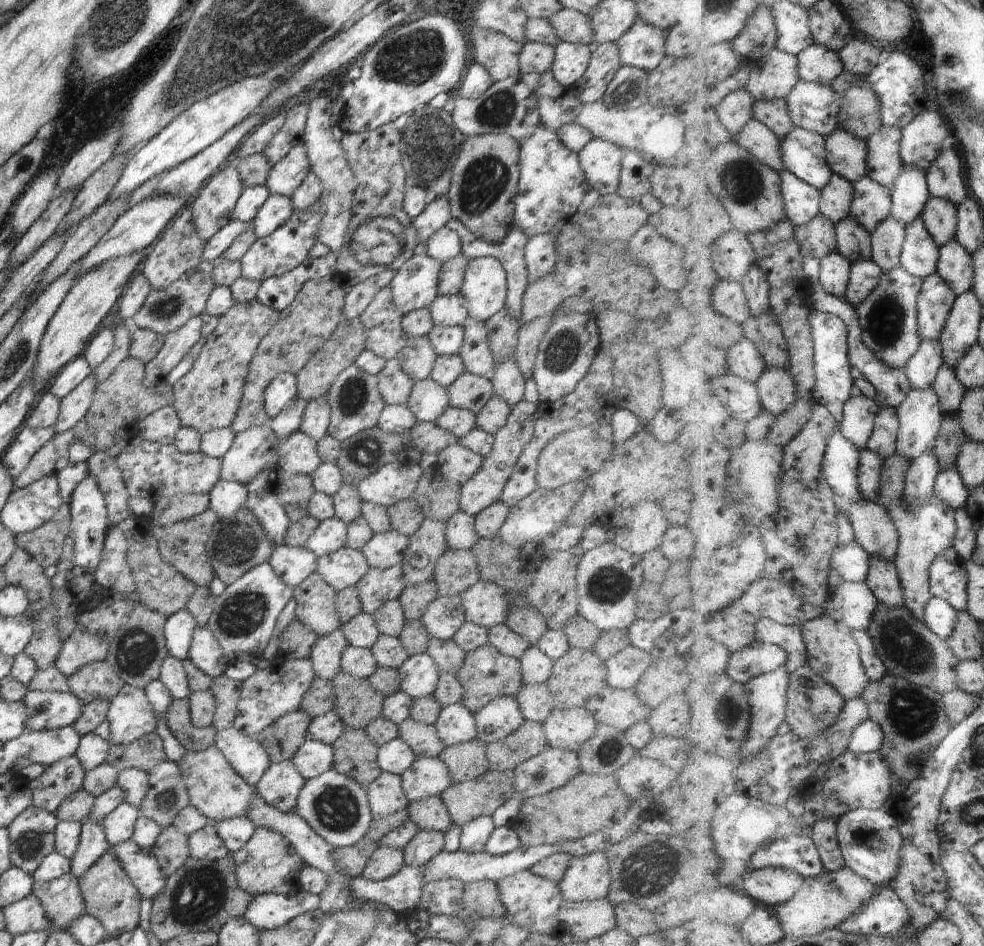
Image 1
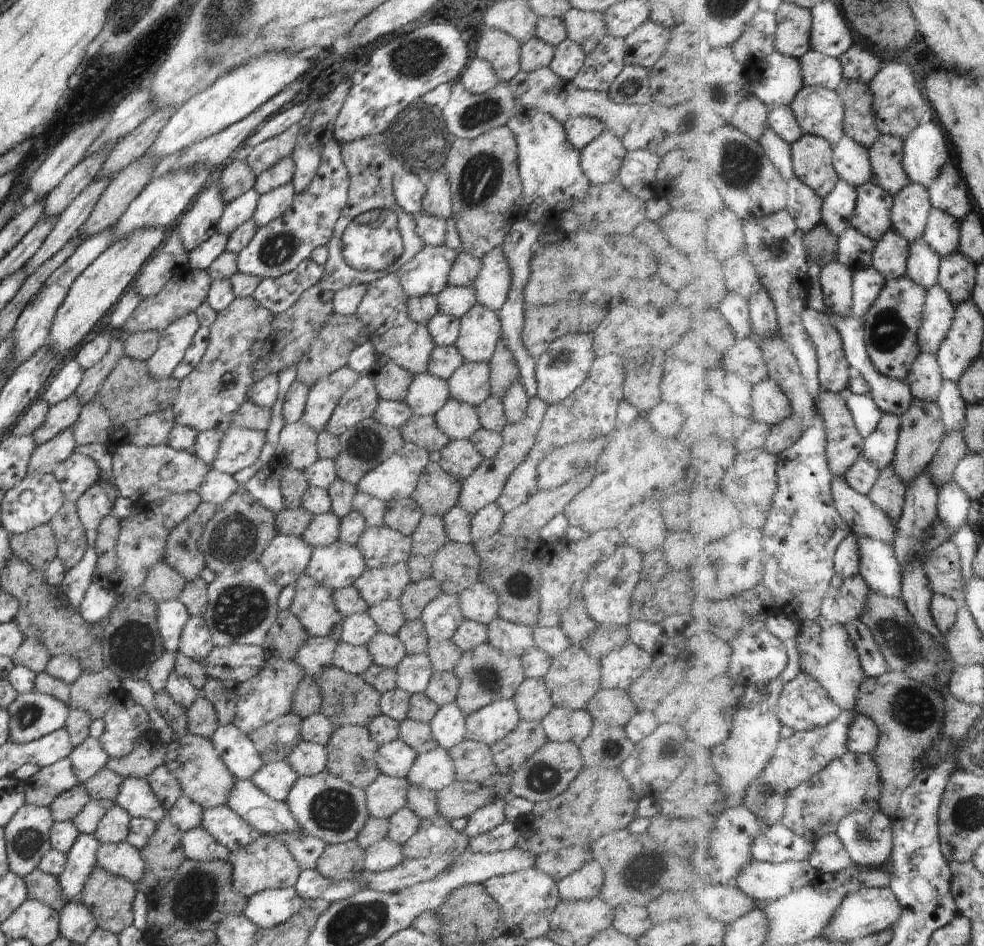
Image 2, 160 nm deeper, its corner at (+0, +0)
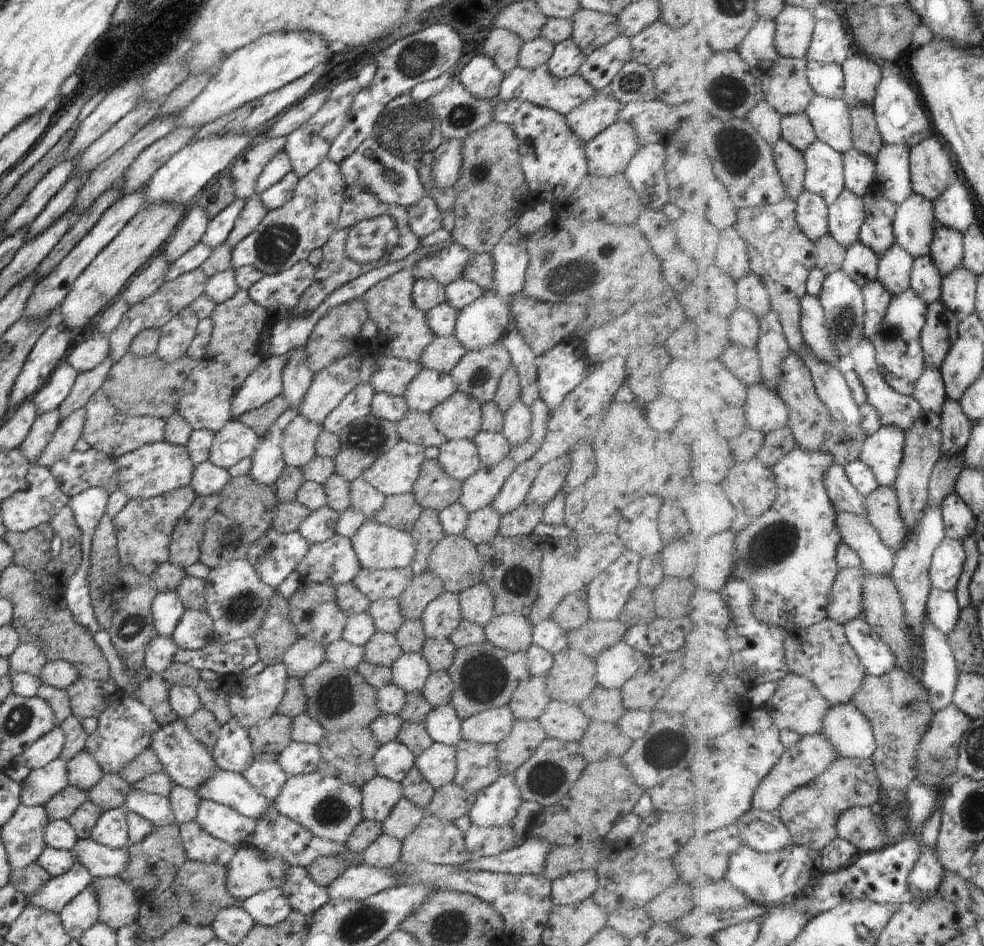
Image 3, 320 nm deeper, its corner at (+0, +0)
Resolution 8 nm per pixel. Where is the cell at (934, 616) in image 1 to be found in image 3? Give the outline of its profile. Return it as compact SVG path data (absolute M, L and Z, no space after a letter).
M932 588L928 604L929 618L945 634L950 636L956 630L960 623L962 612L956 591Z

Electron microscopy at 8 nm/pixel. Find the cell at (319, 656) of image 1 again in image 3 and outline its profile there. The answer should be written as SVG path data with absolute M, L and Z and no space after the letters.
M300 637L286 652L283 652L282 663L288 670L288 677L302 679L308 672L318 668L326 661L326 647L320 642Z

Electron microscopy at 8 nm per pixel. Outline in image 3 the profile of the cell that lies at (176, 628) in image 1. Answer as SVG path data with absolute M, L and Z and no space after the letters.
M175 591L158 593L151 607L156 634L172 638L185 607Z

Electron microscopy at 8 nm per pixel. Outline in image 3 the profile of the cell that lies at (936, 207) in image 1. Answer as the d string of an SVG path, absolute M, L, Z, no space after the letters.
M937 230L934 242L936 244L932 244L932 256L943 276L952 274L958 266L964 265L966 255L964 234L954 230Z

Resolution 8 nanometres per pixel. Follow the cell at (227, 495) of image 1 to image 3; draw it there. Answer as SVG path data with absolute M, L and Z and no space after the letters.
M206 460L194 468L191 488L197 496L208 497L222 492L222 488L230 482L231 477L226 469L215 466Z

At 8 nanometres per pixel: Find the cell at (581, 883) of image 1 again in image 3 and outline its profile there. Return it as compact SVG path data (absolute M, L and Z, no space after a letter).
M596 870L579 871L551 882L554 905L572 905L593 897L598 888Z

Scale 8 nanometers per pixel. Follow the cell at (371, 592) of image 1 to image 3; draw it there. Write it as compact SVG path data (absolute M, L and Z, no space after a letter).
M410 566L390 570L369 570L362 567L353 584L370 602L381 599L399 600L413 578Z

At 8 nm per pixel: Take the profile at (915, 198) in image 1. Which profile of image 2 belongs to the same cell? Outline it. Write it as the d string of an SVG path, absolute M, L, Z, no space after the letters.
M910 184L906 192L896 196L893 208L894 228L908 240L918 240L926 234L928 220L932 216L930 192L920 184Z

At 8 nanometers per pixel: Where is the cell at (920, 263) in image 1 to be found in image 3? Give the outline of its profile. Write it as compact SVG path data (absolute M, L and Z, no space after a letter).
M932 255L915 260L911 283L926 305L943 300L944 277Z

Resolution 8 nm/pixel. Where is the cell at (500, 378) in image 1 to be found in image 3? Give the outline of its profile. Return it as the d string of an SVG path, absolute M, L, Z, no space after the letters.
M518 398L506 410L502 434L511 446L520 446L530 438L531 423L530 407L522 402L522 398Z

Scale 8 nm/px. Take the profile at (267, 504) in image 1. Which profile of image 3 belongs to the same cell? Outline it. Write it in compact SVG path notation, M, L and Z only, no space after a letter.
M287 409L271 428L268 428L266 435L260 438L258 448L250 459L252 467L249 473L250 478L260 486L275 489L275 484L285 468L280 442L284 440L284 430L296 416L299 416L297 410Z

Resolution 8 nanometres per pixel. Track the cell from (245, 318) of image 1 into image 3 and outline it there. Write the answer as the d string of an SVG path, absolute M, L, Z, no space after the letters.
M244 290L227 302L218 304L212 315L212 337L205 357L186 376L182 397L178 400L179 415L193 430L207 429L215 434L232 420L231 408L234 394L242 388L246 378L262 364L260 336L264 332L266 310L255 304Z

